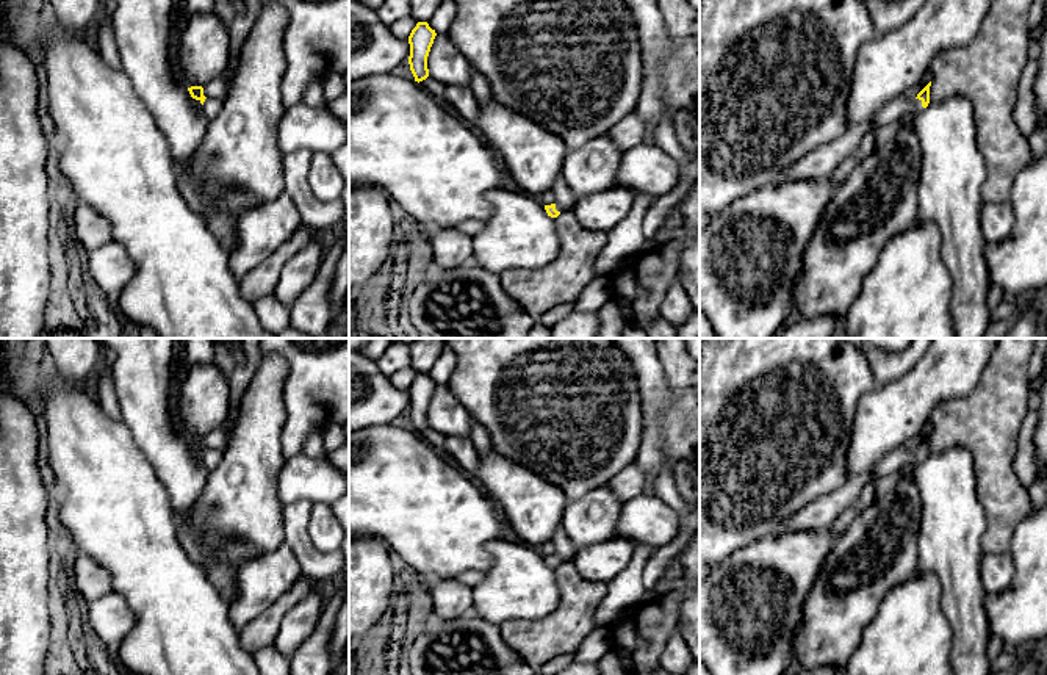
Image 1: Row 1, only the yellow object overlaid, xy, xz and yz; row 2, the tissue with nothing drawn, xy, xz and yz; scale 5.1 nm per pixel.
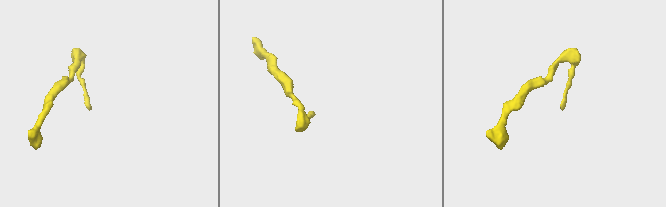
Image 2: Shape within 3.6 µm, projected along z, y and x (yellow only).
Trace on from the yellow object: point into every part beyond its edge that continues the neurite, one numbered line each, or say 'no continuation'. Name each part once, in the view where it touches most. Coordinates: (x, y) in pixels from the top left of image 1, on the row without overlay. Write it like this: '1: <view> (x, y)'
1: yz (892, 462)

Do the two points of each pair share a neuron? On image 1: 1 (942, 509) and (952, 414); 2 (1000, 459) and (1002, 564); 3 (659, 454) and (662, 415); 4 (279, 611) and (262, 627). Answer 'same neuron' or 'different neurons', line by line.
1: different neurons
2: different neurons
3: same neuron
4: same neuron

